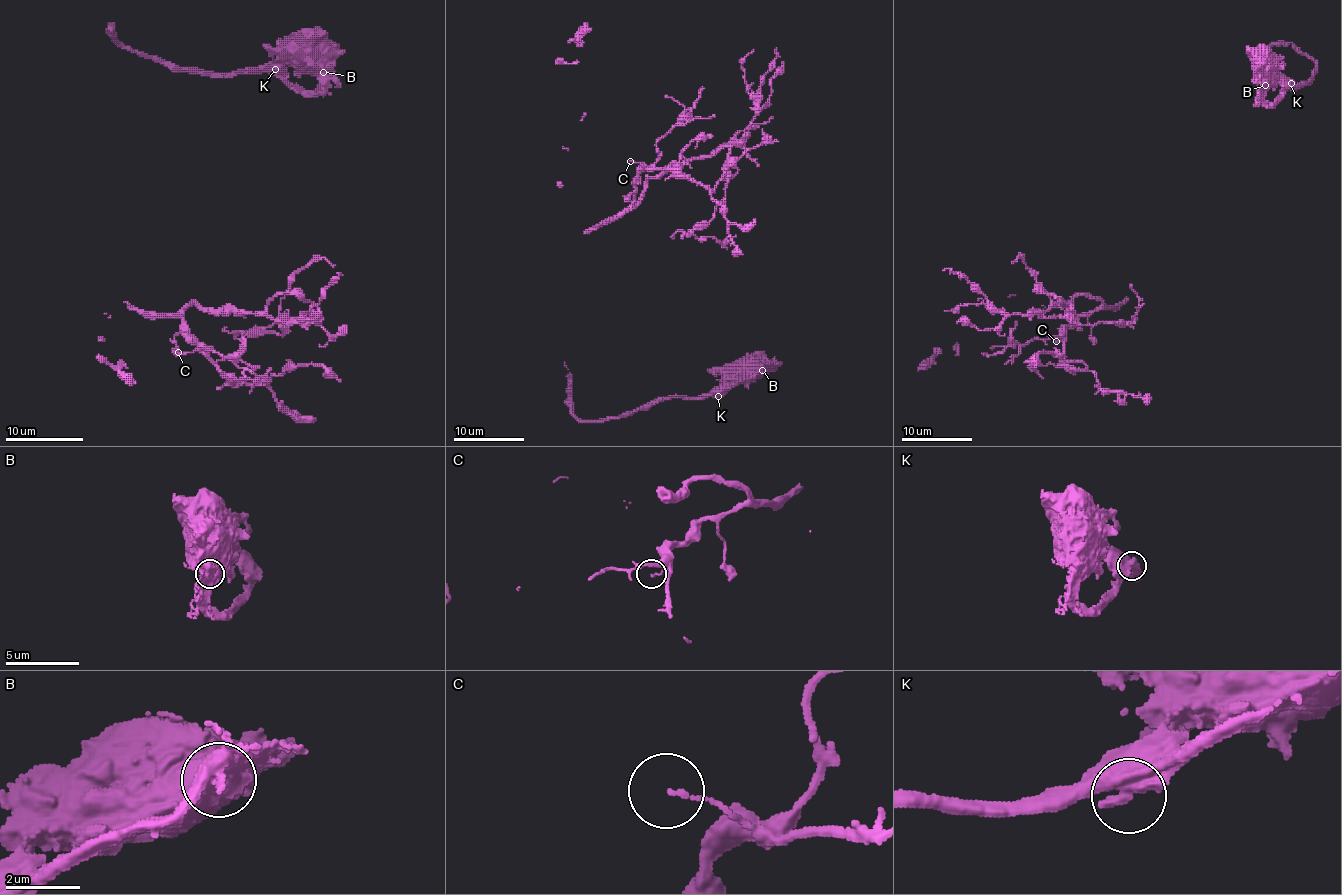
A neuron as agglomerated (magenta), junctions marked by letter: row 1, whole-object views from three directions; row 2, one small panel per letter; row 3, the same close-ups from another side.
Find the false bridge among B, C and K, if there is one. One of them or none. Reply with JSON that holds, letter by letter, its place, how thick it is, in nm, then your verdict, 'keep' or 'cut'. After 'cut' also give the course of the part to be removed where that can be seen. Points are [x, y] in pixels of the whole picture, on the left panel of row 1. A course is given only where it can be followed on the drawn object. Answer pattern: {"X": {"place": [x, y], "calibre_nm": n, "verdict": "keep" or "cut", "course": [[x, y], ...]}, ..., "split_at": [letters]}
{"B": {"place": [323, 72], "calibre_nm": 1200, "verdict": "keep"}, "C": {"place": [178, 352], "calibre_nm": 100, "verdict": "keep"}, "K": {"place": [275, 69], "calibre_nm": 900, "verdict": "keep"}, "split_at": []}

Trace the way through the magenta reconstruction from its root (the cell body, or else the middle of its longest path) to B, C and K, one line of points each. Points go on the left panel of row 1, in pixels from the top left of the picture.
B: (310, 44), (306, 46), (310, 58), (323, 71)
C: (310, 44), (323, 93), (292, 290), (248, 333), (284, 333), (193, 302), (197, 346), (178, 352)
K: (310, 44), (302, 50), (292, 50), (275, 69)

